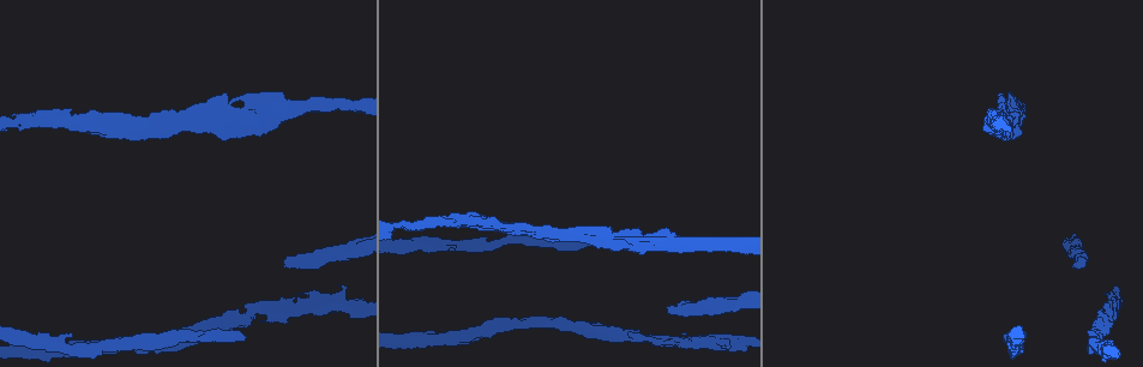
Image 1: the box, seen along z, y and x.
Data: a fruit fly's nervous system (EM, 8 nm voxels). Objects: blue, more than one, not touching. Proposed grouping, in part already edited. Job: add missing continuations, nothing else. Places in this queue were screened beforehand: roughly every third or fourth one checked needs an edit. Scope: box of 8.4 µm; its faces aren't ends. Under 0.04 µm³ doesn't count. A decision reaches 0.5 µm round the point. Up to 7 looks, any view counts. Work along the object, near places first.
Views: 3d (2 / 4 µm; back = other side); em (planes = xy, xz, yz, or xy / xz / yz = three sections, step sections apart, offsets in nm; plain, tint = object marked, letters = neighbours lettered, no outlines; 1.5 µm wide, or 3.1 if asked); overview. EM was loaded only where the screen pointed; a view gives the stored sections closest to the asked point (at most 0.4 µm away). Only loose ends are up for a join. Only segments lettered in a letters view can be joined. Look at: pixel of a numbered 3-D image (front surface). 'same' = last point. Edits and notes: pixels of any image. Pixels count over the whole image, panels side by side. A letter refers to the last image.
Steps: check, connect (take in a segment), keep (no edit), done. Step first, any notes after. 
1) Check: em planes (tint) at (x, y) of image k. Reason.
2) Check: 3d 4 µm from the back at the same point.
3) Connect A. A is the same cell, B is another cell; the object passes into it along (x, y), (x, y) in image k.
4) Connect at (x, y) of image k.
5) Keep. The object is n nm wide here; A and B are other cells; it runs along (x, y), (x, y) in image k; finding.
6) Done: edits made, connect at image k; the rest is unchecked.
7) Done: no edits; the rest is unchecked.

Check: em planes (letters) at (120, 136) of image 1. Free end.

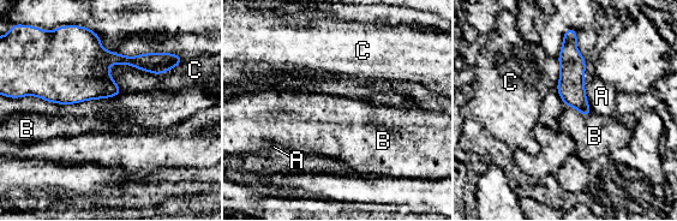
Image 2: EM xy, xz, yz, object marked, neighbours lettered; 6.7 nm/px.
Keep. The longest contact is with C, 460 nm; A, B and C are other cells; it runs along (569, 35), (571, 91), (586, 113) in image 2; none of them fits.

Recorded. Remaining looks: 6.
Check: em planes (plain) at (592, 225) of image 1. Branch stops here.

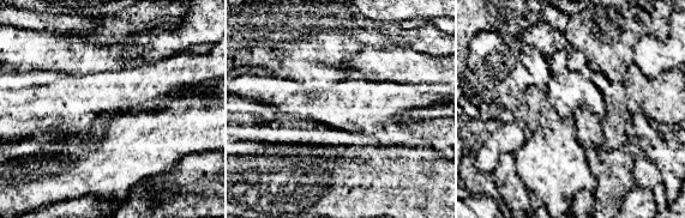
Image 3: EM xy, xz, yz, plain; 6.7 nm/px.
Check: em planes (letters) at the same point.

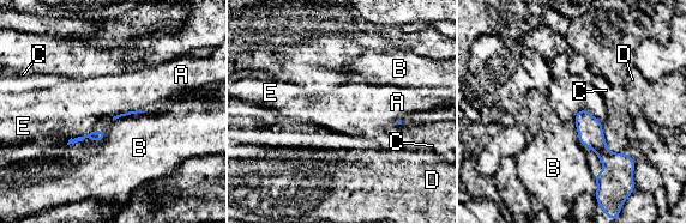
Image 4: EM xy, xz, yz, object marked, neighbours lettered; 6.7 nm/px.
Keep. A, B, C, D and E are other cells; a border runs along (107, 132), (101, 141), (67, 145) in image 4; no lettered segment goes on from it.

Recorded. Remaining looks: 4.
Check: 3d 4 µm at (246, 337) of image 1. End of a long branch.

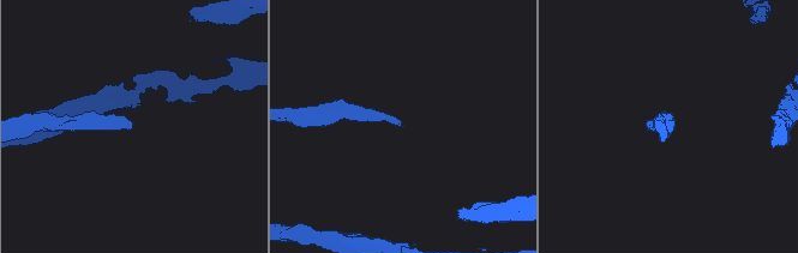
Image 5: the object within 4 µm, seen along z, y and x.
Check: em planes (letters) at (402, 126) of image 5.

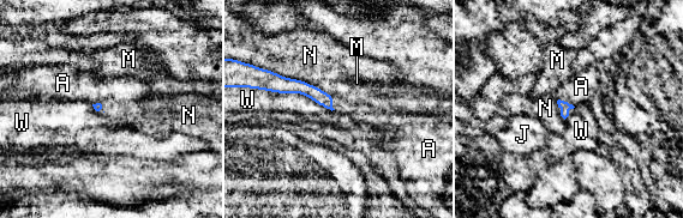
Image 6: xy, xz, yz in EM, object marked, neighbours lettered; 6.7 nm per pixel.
Connect at (581, 86) of image 6. The longest contact is with N, 500 nm; A is the same cell, J, M, N and W are other cells; the object passes into it along (564, 107), (563, 101), (581, 86) in image 6; it goes on there.

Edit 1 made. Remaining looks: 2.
Done: edits made, connect at image 6; the rest is unchecked.

